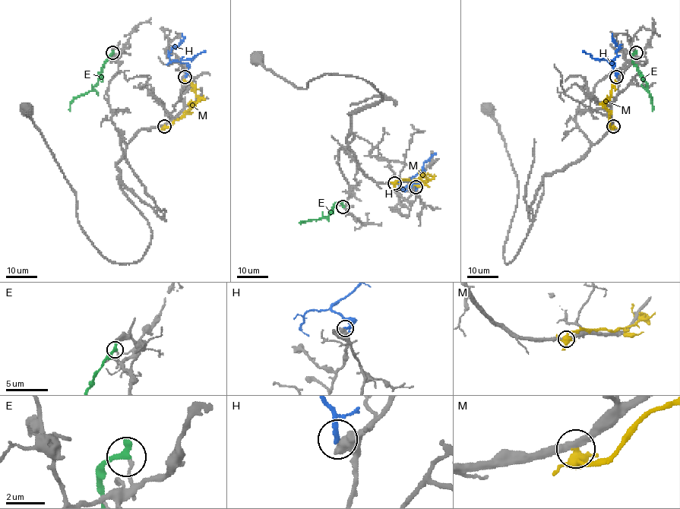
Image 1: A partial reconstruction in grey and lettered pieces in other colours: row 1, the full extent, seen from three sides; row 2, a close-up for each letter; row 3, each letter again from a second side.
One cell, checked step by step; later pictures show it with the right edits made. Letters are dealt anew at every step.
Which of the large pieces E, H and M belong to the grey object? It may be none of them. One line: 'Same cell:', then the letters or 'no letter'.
Same cell: no letter

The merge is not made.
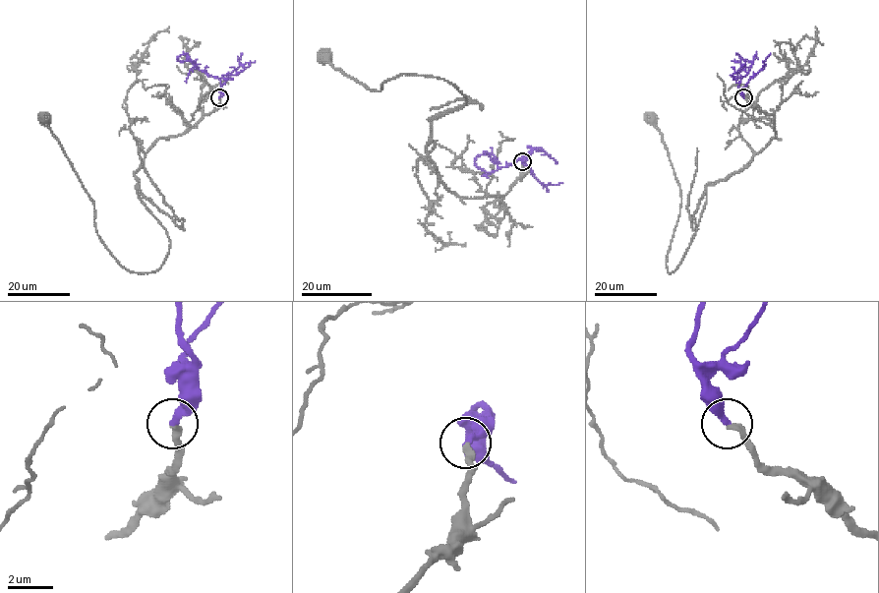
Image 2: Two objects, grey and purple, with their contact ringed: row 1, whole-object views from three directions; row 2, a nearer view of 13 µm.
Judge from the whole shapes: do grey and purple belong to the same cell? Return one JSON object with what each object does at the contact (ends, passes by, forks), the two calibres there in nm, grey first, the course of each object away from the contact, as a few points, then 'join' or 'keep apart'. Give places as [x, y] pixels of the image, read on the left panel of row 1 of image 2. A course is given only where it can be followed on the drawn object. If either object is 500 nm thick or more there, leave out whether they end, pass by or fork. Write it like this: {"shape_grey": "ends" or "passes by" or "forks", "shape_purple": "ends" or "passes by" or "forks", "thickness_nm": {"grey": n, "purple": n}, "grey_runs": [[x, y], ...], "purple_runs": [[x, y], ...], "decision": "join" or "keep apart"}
{"shape_grey": "ends", "shape_purple": "ends", "thickness_nm": {"grey": 260, "purple": 260}, "grey_runs": [[219, 96], [135, 171], [170, 243], [146, 272], [126, 269], [97, 234], [93, 201], [44, 118]], "purple_runs": [[219, 96], [222, 88], [220, 80], [188, 60], [177, 59], [187, 53]], "decision": "join"}

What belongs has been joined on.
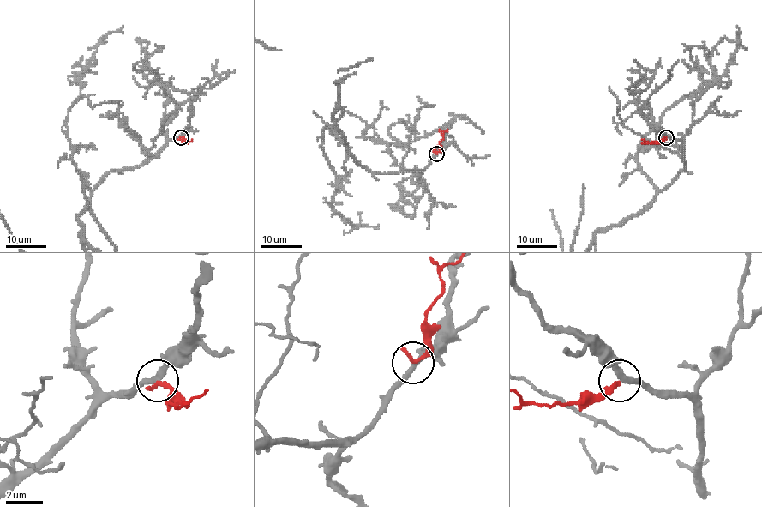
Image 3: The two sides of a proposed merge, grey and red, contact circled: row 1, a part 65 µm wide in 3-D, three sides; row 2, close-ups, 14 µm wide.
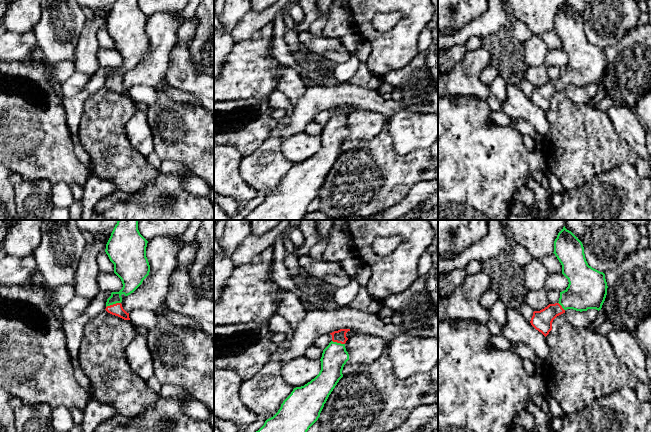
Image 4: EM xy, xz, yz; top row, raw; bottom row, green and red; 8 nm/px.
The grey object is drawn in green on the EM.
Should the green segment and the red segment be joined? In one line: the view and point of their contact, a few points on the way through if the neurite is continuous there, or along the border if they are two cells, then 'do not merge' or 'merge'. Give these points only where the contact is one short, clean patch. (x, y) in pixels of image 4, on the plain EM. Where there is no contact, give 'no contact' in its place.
contact xy (113, 79); way xy (131, 54), (131, 58), (113, 79), (116, 85); merge

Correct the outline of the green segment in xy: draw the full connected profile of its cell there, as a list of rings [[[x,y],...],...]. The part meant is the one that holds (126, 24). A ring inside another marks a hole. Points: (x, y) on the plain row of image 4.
[[[116,0],[106,20],[105,28],[114,40],[114,49],[121,55],[123,63],[119,68],[111,69],[105,86],[124,96],[130,94],[122,83],[121,71],[133,69],[150,48],[147,19],[138,6],[138,0]]]

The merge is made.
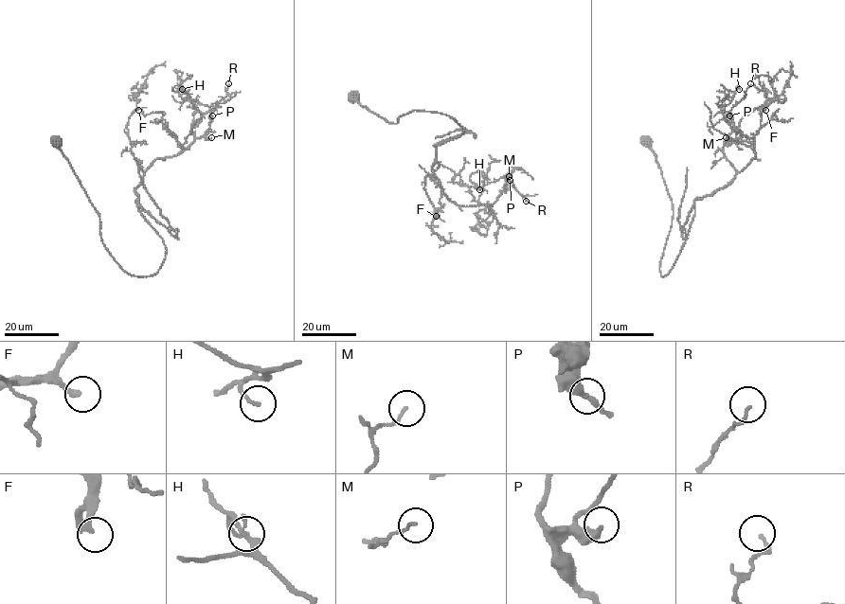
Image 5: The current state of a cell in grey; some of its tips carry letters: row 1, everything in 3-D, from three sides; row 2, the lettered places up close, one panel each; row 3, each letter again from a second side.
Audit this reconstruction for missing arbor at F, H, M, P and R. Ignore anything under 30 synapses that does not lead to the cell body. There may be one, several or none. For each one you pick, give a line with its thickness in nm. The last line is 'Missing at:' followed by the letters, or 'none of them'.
F: Thickness 240 nm
Missing at: F

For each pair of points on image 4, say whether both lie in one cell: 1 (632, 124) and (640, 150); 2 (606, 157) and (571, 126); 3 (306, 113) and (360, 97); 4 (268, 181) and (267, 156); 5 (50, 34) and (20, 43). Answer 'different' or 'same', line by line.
1: same
2: same
3: same
4: same
5: different

